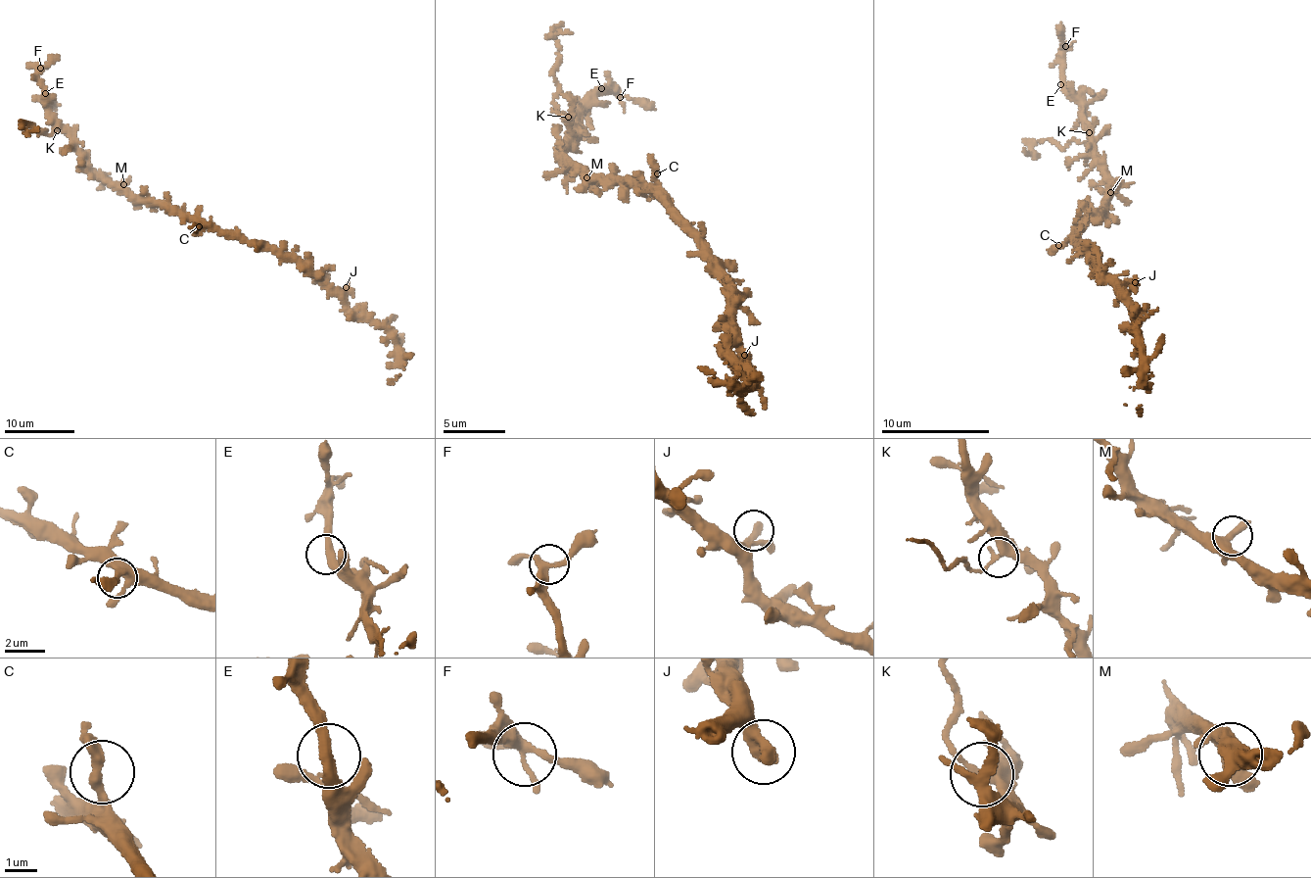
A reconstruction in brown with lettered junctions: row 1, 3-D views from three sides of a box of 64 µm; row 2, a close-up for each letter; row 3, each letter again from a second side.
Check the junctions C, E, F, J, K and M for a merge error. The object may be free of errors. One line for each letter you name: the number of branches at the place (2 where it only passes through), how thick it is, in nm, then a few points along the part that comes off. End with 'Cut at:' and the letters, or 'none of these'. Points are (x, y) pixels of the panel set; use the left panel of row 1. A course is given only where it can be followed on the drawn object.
K: Branches: 3. Thickness 320 nm. Course of the part to remove: (57, 129), (52, 134), (41, 130), (37, 132), (31, 124), (23, 123), (22, 127), (34, 132), (37, 128)
Cut at: K

